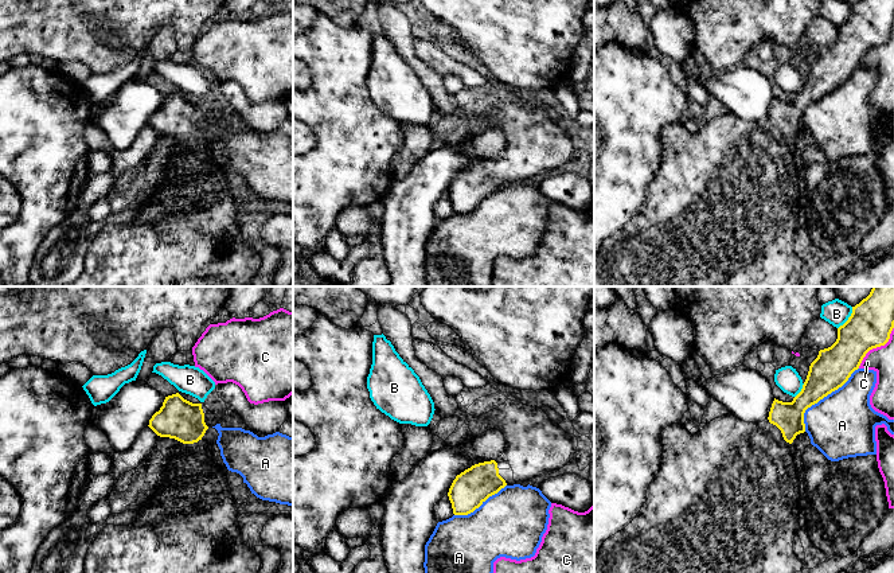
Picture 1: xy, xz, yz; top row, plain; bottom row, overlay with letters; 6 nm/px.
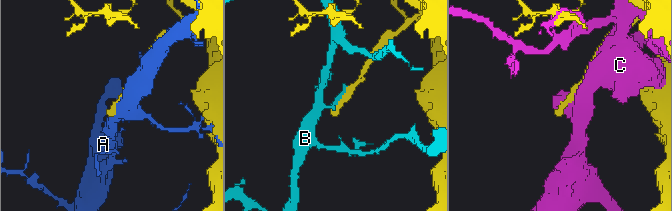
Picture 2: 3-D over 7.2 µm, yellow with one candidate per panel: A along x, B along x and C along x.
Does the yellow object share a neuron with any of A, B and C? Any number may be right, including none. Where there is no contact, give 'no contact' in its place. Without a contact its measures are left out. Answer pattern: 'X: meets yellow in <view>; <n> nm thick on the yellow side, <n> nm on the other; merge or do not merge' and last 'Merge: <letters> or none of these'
A: meets yellow in yz; 240 nm thick on the yellow side, 400 nm on the other; do not merge
B: meets yellow in yz; 260 nm thick on the yellow side, 140 nm on the other; do not merge
C: meets yellow in yz; 260 nm thick on the yellow side, 160 nm on the other; do not merge
Merge: none of these

